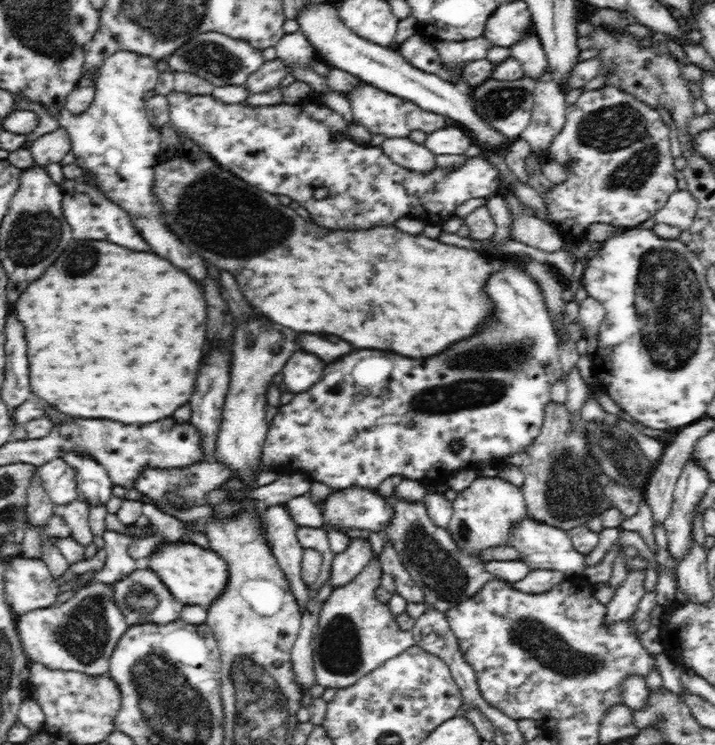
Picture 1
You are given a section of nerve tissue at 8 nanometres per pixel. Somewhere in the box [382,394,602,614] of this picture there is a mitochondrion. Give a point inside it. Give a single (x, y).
(434, 566)

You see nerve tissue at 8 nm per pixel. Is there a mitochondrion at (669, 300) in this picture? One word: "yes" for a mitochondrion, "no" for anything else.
yes

